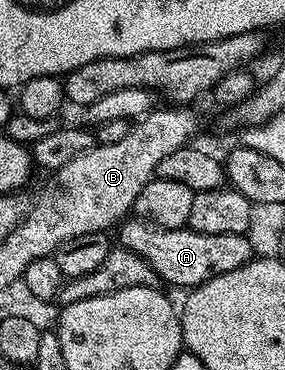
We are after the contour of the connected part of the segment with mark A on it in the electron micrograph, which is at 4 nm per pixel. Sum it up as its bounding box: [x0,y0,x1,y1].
[119,217,254,289]

